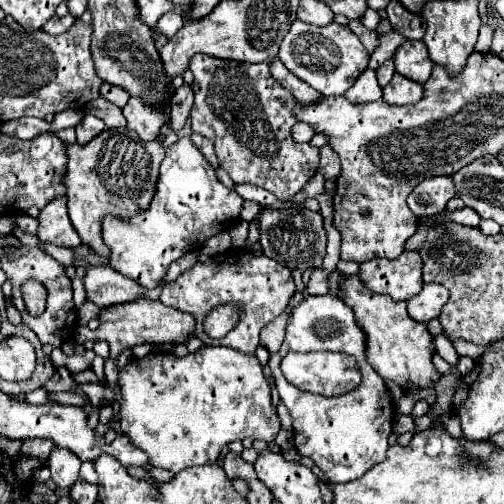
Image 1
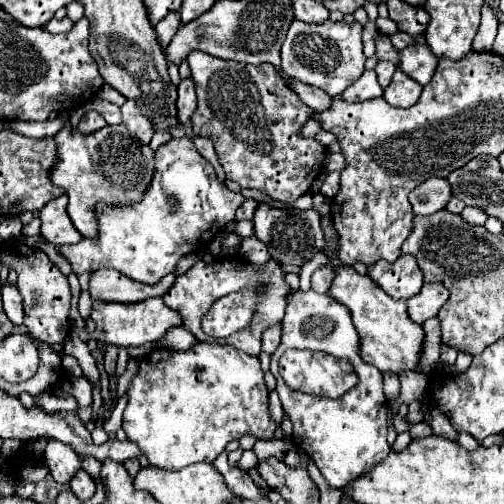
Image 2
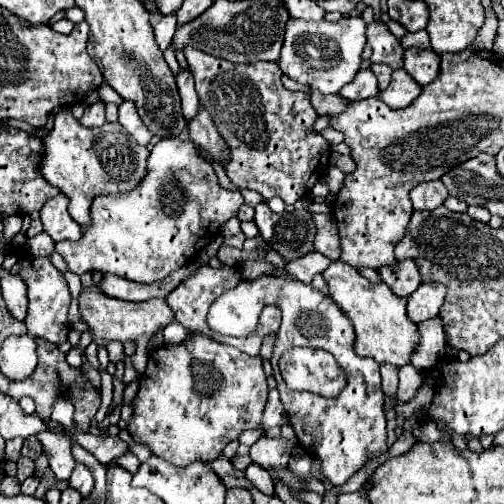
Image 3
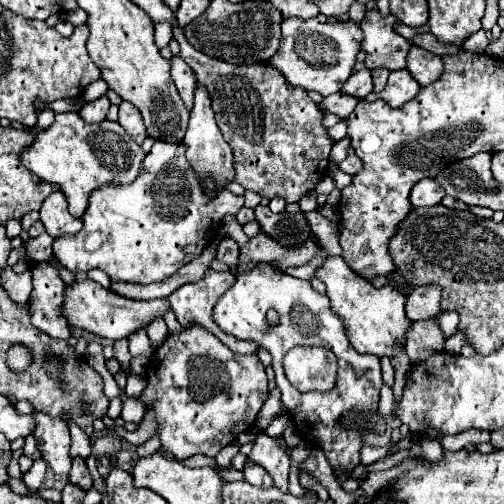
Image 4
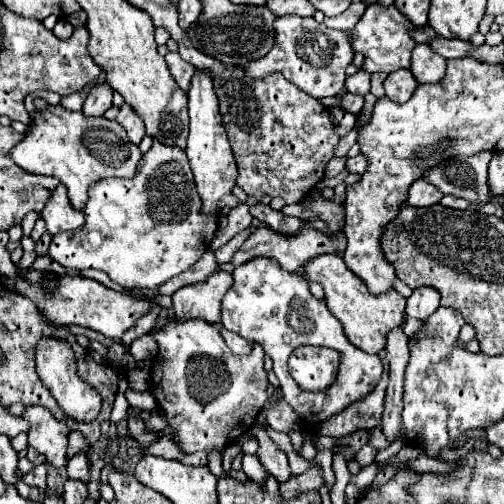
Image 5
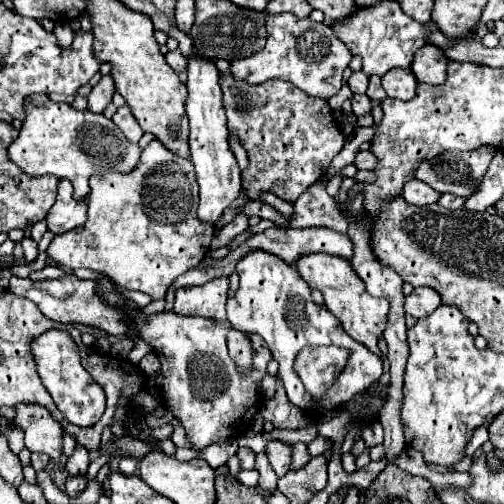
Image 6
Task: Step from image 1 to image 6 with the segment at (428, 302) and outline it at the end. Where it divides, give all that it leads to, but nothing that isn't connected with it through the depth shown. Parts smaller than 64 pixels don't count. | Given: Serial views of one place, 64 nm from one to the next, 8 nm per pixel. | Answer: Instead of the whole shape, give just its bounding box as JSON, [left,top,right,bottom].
[404,286,442,318]

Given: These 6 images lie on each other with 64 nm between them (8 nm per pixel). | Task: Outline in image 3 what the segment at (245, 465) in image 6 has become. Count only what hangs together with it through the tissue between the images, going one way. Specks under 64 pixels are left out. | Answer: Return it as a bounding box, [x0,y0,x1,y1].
[244,464,274,496]

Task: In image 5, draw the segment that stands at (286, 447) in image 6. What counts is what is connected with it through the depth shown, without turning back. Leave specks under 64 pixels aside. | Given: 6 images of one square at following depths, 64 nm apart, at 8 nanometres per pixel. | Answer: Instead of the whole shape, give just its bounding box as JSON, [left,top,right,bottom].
[254,428,290,482]

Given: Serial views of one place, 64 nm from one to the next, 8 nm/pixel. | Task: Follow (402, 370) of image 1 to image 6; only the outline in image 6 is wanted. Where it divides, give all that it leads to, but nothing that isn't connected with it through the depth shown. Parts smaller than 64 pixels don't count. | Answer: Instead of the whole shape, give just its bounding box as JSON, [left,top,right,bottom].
[294,254,388,354]

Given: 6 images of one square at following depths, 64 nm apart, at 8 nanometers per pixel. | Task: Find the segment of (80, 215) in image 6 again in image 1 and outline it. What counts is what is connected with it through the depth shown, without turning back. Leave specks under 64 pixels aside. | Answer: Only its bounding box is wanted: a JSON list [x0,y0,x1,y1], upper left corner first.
[38,196,82,248]

